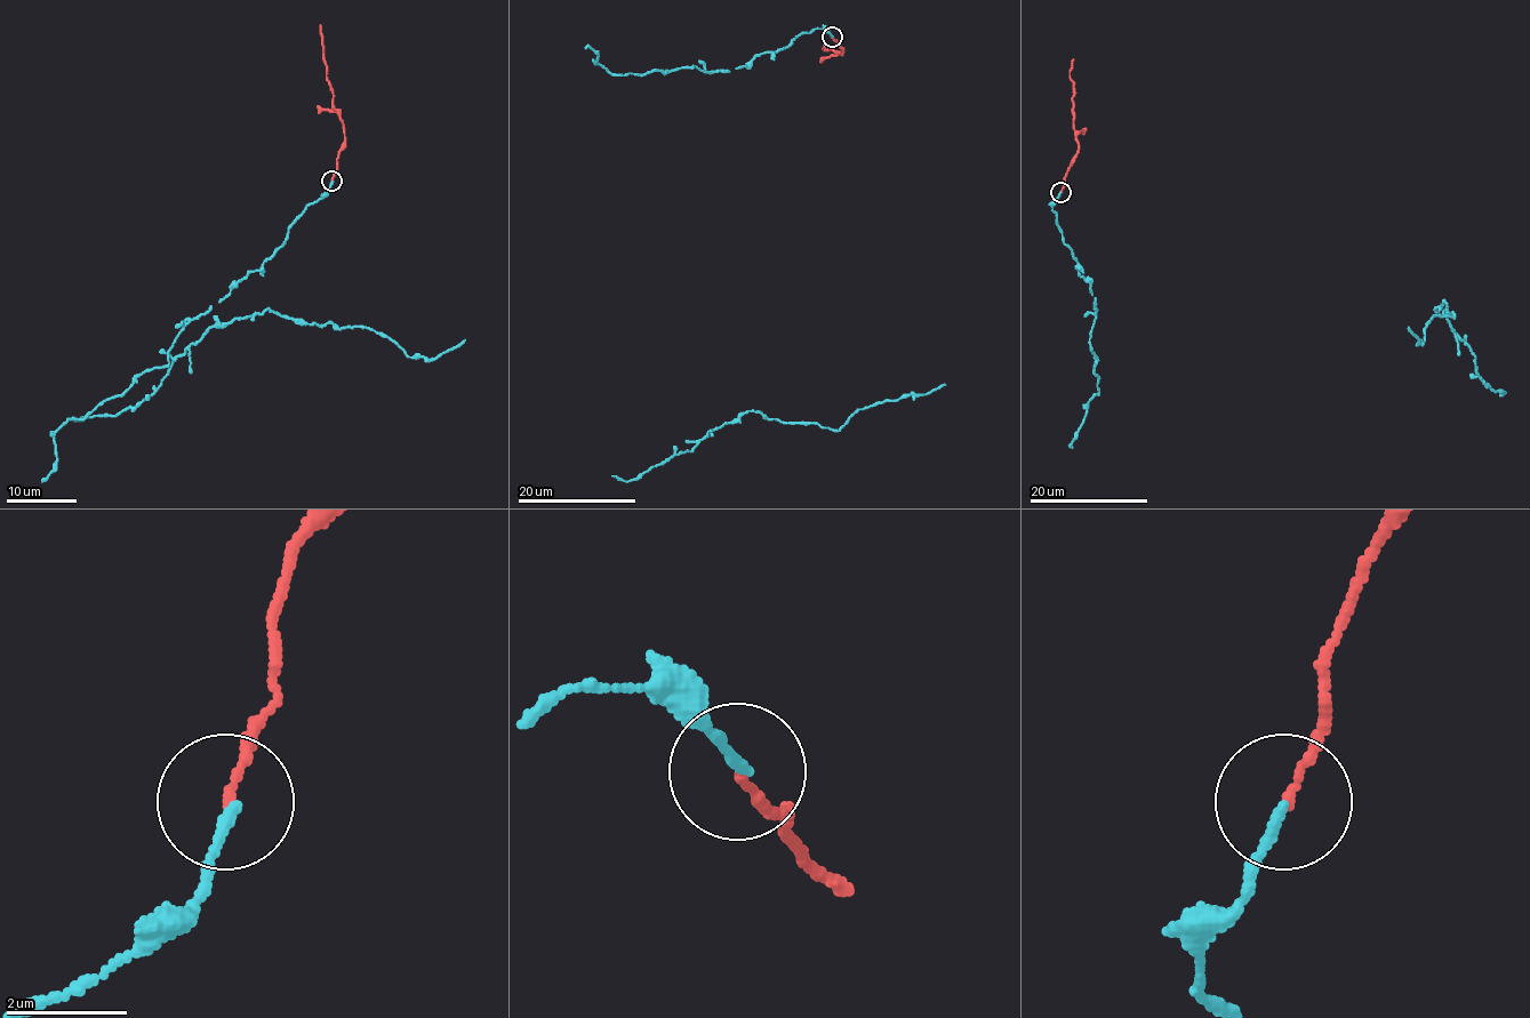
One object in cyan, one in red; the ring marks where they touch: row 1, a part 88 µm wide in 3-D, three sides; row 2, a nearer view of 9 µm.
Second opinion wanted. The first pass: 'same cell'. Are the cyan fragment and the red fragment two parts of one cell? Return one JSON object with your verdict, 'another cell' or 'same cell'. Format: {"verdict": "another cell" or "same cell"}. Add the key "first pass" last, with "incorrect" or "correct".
{"verdict": "same cell", "first pass": "correct"}

